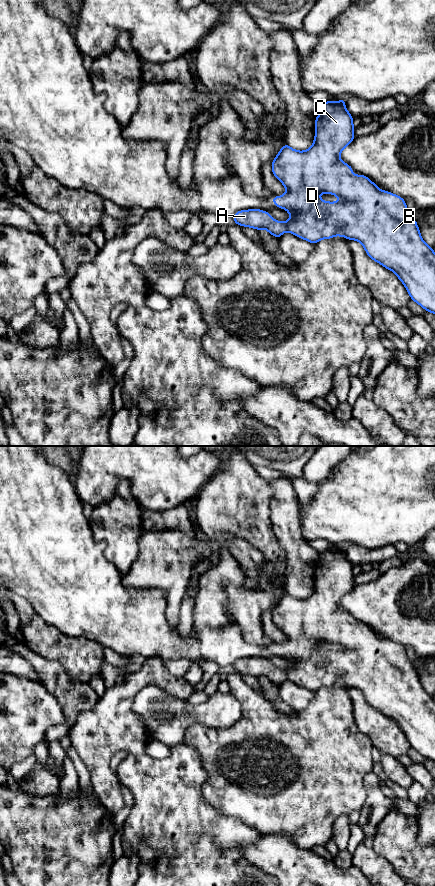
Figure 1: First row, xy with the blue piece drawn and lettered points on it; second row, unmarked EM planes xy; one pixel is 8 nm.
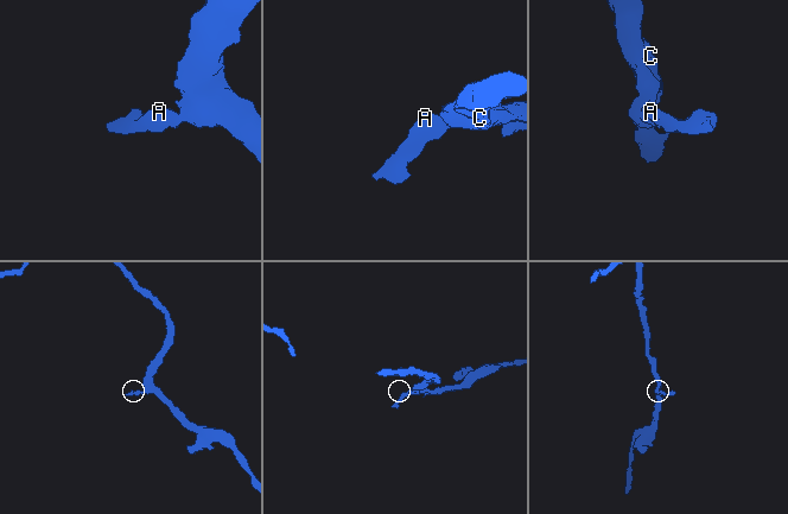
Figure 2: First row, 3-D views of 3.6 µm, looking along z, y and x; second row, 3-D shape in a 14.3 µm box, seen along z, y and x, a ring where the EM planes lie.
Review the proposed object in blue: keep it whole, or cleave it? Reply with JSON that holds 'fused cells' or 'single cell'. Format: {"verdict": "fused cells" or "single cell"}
{"verdict": "single cell"}

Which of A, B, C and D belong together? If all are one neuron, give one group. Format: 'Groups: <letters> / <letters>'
Groups: A B C D

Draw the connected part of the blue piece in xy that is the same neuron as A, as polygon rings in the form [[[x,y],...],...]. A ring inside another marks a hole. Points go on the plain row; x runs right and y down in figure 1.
[[[345,546],[340,547],[337,551],[329,548],[320,553],[319,563],[315,567],[315,586],[312,594],[305,599],[297,599],[284,592],[272,610],[273,623],[286,636],[284,643],[275,644],[272,649],[277,655],[285,657],[291,663],[289,668],[279,670],[266,659],[250,657],[236,660],[233,664],[235,672],[256,678],[266,677],[276,686],[288,679],[313,692],[321,687],[330,687],[334,684],[356,688],[363,693],[371,707],[398,724],[411,748],[418,751],[426,760],[435,762],[435,701],[432,695],[428,694],[422,687],[417,670],[409,661],[402,645],[379,637],[376,632],[362,622],[353,623],[352,615],[340,607],[341,599],[355,586],[353,565],[346,557]],[[321,641],[333,642],[340,648],[338,650],[321,648],[319,646]]]

